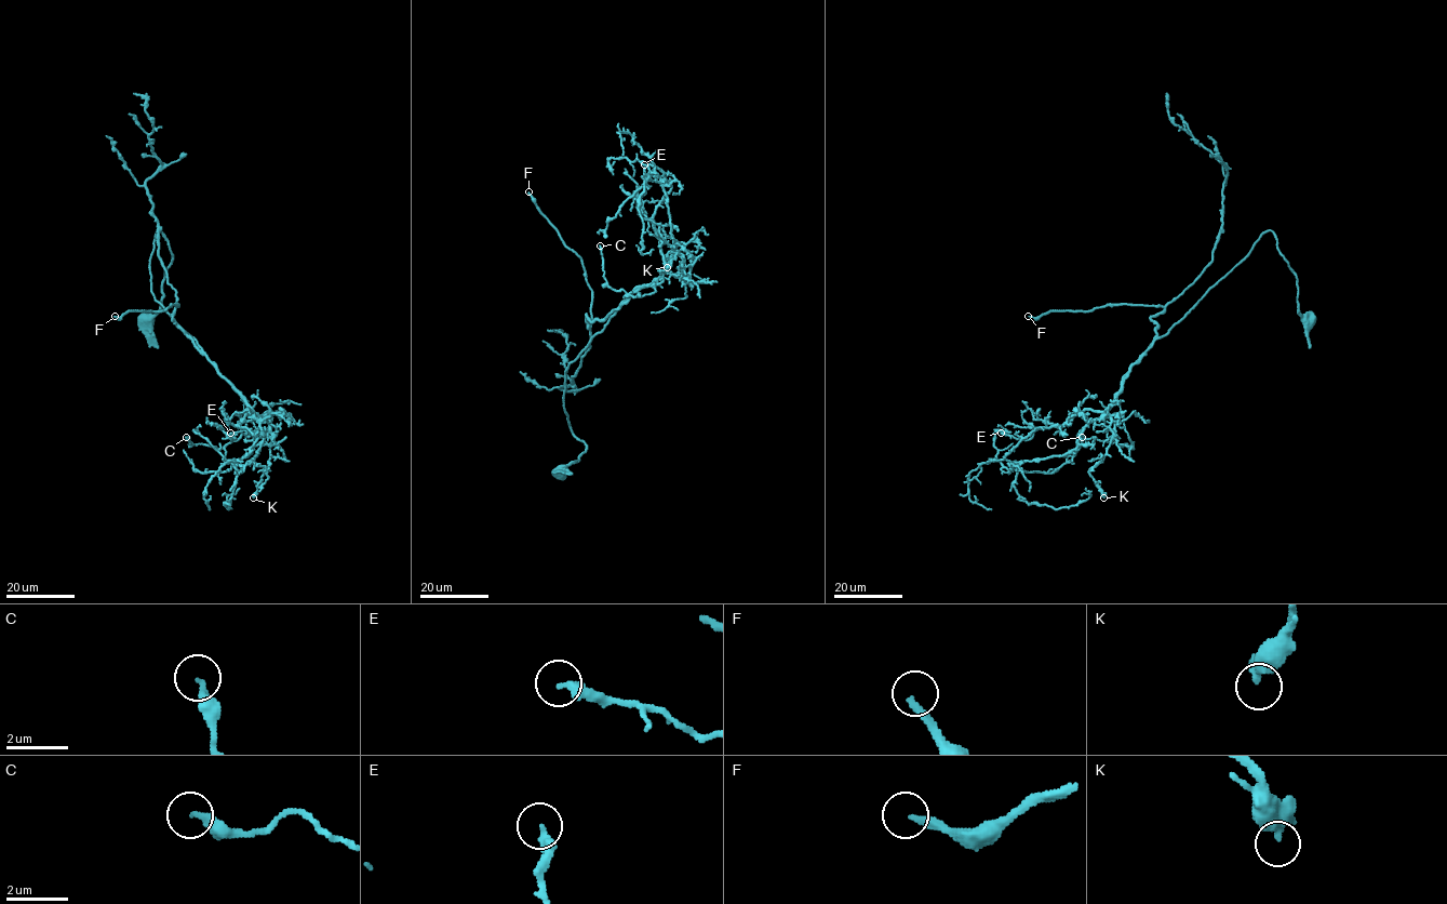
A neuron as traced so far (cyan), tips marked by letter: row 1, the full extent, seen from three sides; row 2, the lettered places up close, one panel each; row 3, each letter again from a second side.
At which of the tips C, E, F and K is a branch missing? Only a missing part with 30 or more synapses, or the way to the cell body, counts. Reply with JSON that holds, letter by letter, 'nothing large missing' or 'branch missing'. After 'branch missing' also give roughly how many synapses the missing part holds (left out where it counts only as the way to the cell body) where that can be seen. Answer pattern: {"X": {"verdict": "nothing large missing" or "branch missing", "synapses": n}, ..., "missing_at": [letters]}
{"C": {"verdict": "nothing large missing"}, "E": {"verdict": "nothing large missing"}, "F": {"verdict": "branch missing", "synapses": 130}, "K": {"verdict": "nothing large missing"}, "missing_at": ["F"]}

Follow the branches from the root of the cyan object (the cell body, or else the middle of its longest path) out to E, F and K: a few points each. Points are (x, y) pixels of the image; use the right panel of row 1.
E: (1309, 319), (1298, 309), (1295, 273), (1265, 230), (1153, 342), (1103, 412), (1084, 410), (1028, 439), (1001, 433)
F: (1309, 319), (1299, 311), (1295, 273), (1270, 230), (1146, 351), (1156, 334), (1151, 318), (1162, 306), (1028, 316)
K: (1309, 319), (1298, 309), (1295, 273), (1265, 230), (1131, 367), (1107, 410), (1114, 437), (1089, 472), (1103, 497)

